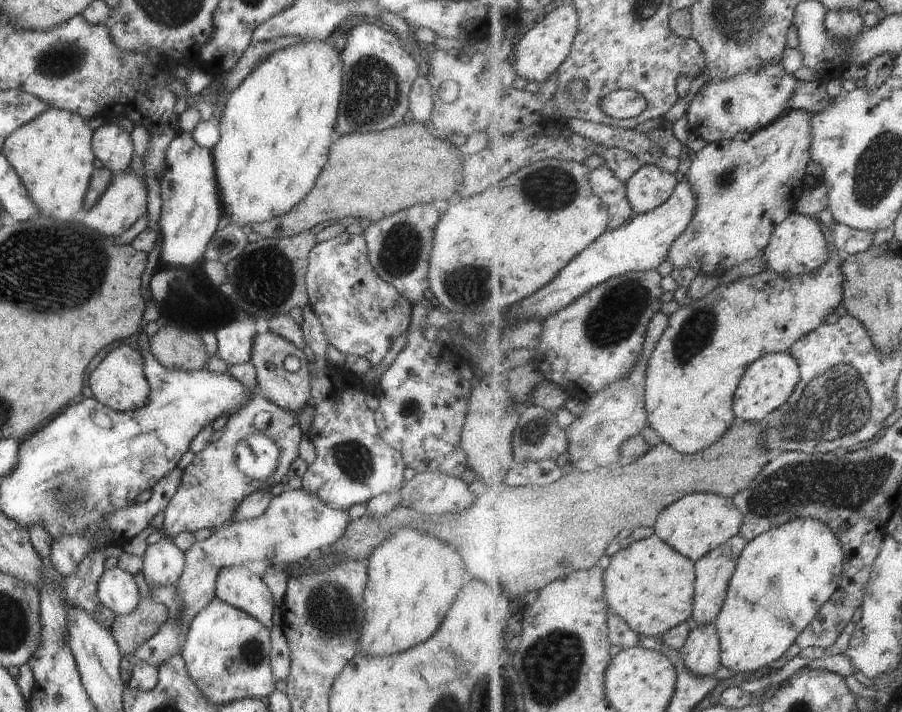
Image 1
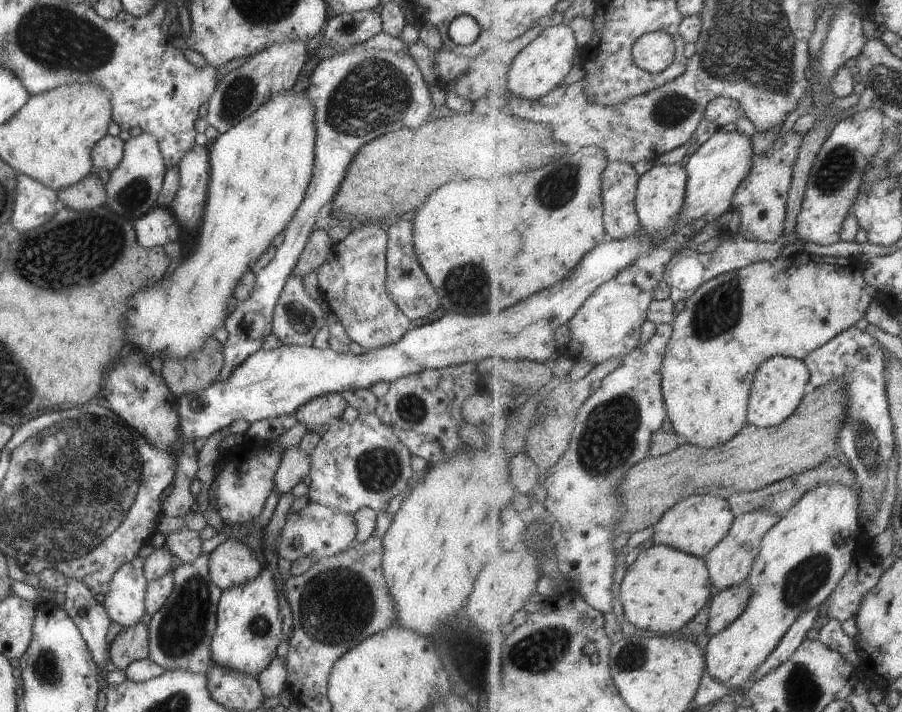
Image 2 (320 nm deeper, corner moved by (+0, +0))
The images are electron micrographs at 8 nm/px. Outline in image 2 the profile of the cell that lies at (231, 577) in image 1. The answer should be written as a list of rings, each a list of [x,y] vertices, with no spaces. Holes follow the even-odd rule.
[[[227,538],[207,557],[209,578],[221,591],[254,579],[263,567],[261,559],[239,539]]]

